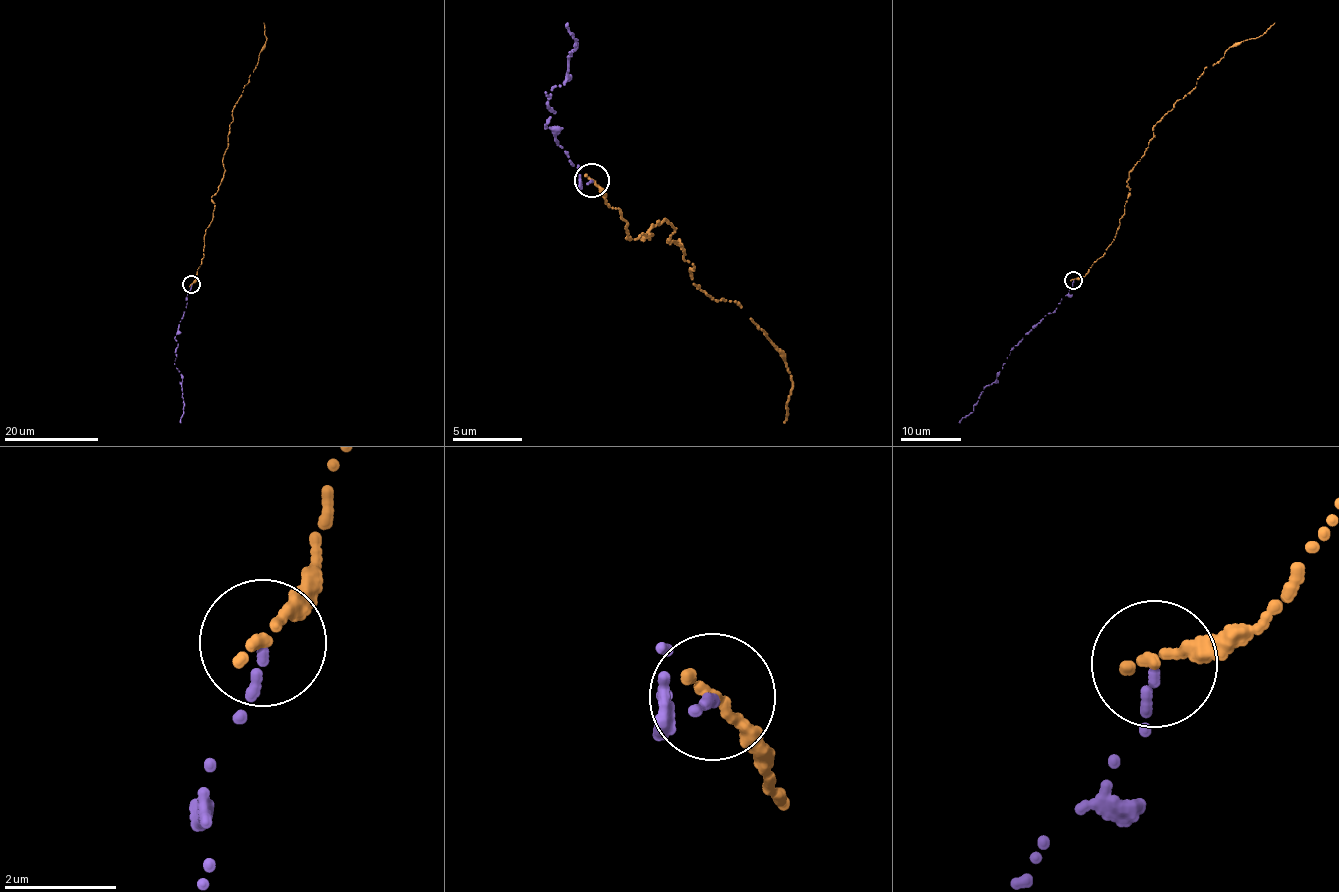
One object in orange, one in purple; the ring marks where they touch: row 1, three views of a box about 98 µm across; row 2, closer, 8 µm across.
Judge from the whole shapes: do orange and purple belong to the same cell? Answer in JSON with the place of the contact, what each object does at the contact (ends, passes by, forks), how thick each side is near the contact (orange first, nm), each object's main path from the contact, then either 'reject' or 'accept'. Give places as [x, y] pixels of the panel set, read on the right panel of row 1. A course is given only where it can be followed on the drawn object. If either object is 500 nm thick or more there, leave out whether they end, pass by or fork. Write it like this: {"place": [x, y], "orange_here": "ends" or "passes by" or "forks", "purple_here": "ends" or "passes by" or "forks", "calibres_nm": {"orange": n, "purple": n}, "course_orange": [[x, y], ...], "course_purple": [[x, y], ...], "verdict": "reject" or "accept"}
{"place": [1073, 280], "orange_here": "ends", "purple_here": "ends", "calibres_nm": {"orange": 200, "purple": 140}, "course_orange": [[1073, 279], [1084, 276], [1115, 237], [1129, 170], [1145, 153], [1153, 126], [1195, 87], [1204, 69], [1275, 22]], "course_purple": [[1073, 281], [1055, 310], [1030, 329], [1011, 350], [993, 382], [984, 388], [974, 410], [958, 422]], "verdict": "accept"}

